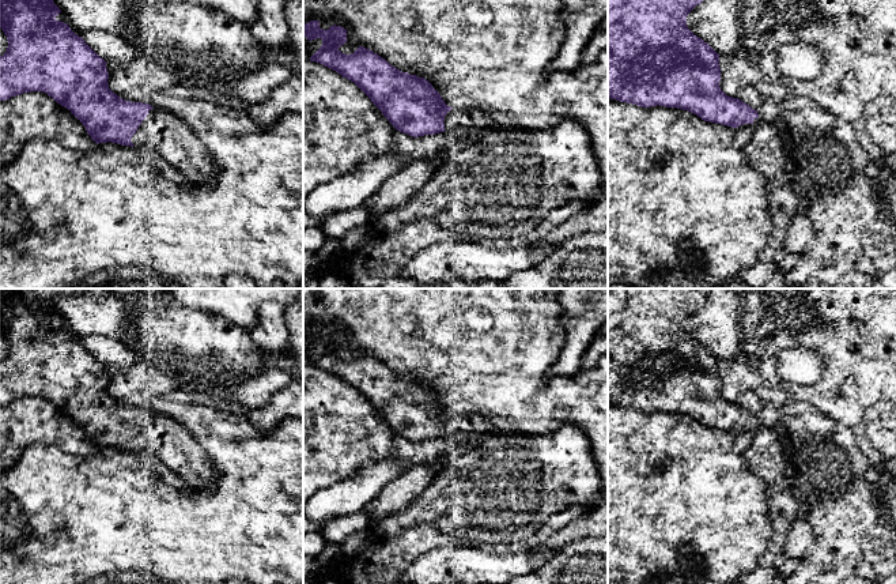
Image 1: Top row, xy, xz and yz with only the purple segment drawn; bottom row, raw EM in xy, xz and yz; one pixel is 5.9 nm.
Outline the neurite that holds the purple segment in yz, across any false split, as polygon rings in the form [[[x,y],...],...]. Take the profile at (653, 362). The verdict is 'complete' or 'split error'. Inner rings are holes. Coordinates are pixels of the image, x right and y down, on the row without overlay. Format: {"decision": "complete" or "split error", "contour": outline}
{"decision": "split error", "contour": [[[608,289],[608,402],[642,412],[677,412],[731,432],[734,449],[742,453],[760,425],[757,415],[721,395],[719,359],[687,331],[688,319],[704,305],[707,295],[700,289]]]}

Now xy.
{"decision": "split error", "contour": [[[10,289],[0,295],[0,332],[8,346],[7,357],[0,361],[0,406],[30,396],[46,398],[84,430],[97,449],[111,447],[131,452],[150,451],[193,489],[205,487],[218,474],[190,433],[167,414],[125,406],[114,399],[109,393],[106,366],[68,328],[56,324],[61,314],[54,309],[54,302],[58,298],[82,295],[84,291],[86,289]]]}

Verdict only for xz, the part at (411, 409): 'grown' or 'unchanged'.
grown

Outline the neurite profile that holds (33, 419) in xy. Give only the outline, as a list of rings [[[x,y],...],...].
[[[30,396],[0,406],[0,471],[10,470],[22,452],[37,442],[57,445],[73,455],[87,455],[97,448],[71,415],[42,396]]]

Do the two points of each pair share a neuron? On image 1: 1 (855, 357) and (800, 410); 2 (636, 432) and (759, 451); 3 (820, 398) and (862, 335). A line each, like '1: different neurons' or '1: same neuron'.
1: different neurons
2: different neurons
3: same neuron

